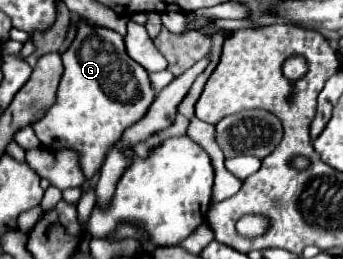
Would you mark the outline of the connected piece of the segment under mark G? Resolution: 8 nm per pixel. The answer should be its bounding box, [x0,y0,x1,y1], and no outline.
[33,20,155,178]

